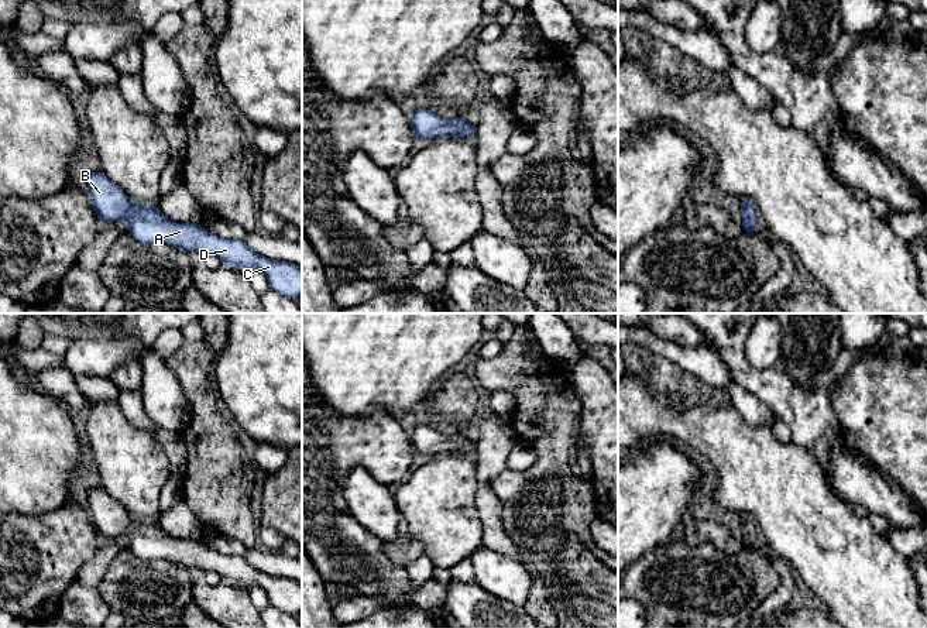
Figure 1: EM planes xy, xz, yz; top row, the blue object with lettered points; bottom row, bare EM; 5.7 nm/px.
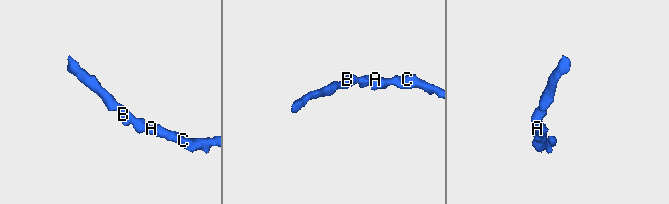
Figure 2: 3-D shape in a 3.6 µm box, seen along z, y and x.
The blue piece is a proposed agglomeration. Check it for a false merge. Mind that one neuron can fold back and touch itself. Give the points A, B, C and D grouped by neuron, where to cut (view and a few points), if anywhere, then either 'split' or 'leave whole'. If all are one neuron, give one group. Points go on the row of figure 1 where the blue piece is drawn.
A B C D; no cut; leave whole

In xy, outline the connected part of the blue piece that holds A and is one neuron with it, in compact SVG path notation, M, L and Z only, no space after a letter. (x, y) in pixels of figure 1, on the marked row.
M102 171L89 174L87 195L99 220L127 222L127 231L143 244L166 243L185 253L199 251L216 255L222 265L250 272L261 271L271 289L296 301L302 295L302 268L269 260L253 251L244 240L227 240L203 229L200 223L175 223L166 219L154 203L134 203Z

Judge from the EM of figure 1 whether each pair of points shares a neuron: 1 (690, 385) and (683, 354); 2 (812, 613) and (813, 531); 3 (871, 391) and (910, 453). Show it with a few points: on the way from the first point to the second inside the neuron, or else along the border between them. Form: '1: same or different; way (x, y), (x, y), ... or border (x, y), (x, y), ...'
1: different; border (656, 353), (687, 369), (714, 387)
2: different; border (820, 604), (828, 613)
3: same; way (886, 407), (910, 431), (910, 438)

